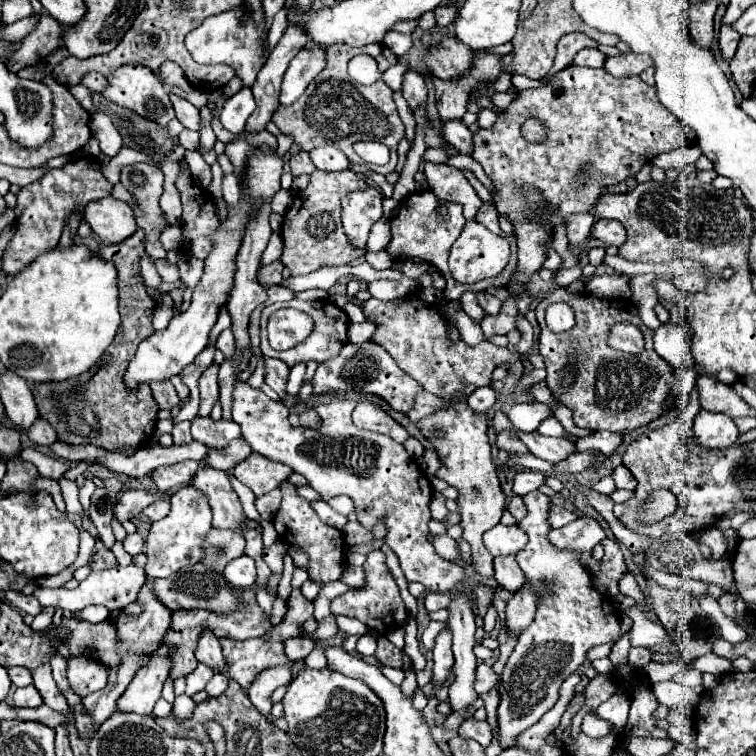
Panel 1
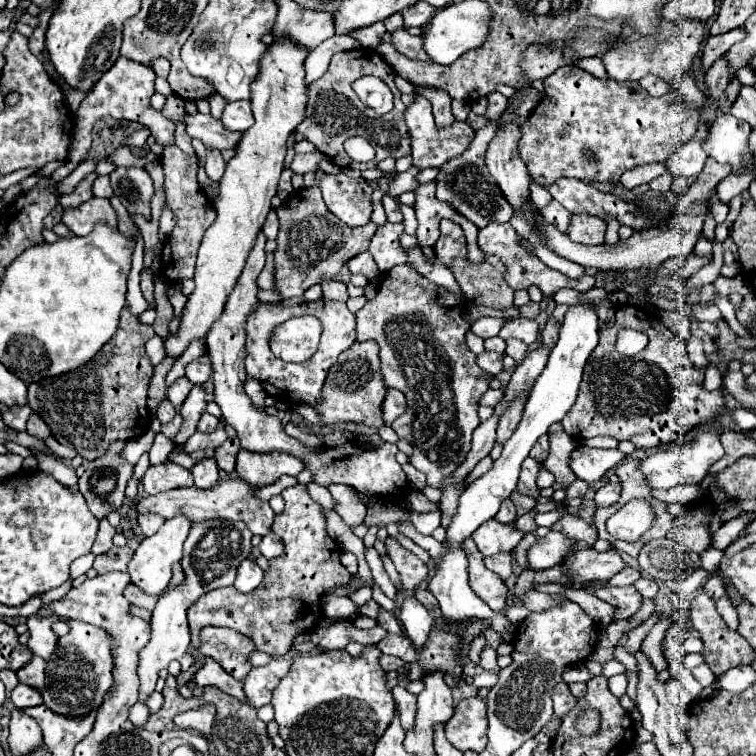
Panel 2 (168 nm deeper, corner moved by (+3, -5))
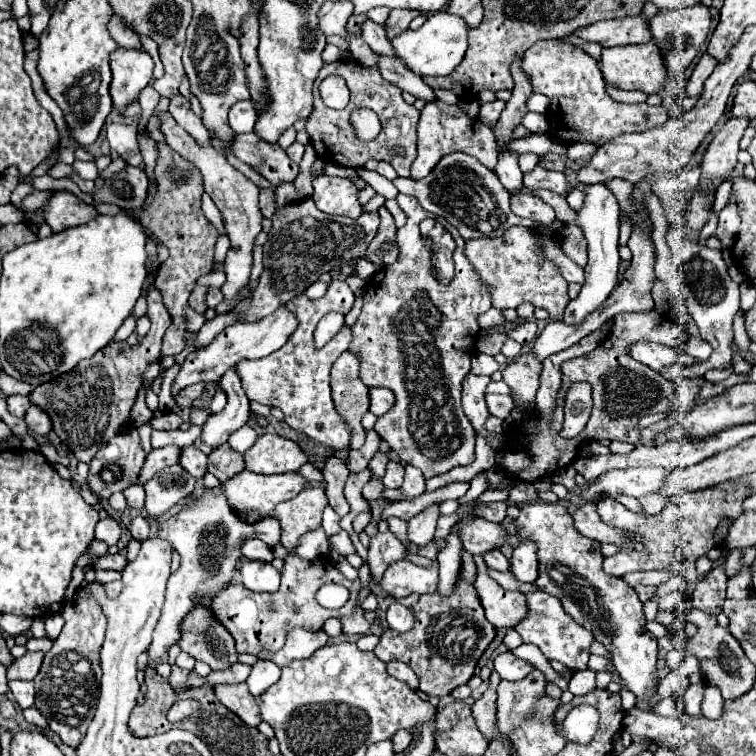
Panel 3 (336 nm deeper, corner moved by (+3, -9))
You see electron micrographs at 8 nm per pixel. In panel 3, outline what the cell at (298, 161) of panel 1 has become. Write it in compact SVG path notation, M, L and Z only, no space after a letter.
M262 189L258 201L260 201L260 207L262 207L262 215L264 215L266 219L270 219L272 213L276 211L276 205L274 205L274 191L266 191L266 189Z

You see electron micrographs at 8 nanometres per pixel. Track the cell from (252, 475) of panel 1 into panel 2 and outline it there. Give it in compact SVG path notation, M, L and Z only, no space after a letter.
M240 451L236 461L236 475L252 487L272 485L282 475L296 477L304 469L300 459L282 453L250 453Z

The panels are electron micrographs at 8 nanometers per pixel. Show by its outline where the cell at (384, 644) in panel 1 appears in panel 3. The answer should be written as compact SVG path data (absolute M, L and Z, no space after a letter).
M390 661L388 663L388 673L400 681L406 681L406 685L410 685L414 691L418 691L418 677L416 673L402 661Z

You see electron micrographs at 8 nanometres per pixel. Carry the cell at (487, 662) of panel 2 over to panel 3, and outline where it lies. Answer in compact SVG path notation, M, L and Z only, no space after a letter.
M492 671L486 693L482 695L482 699L478 699L472 705L472 715L478 725L478 731L482 731L484 739L488 739L488 741L494 741L496 737L500 737L500 731L496 727L496 687L498 687L498 683L500 683L500 677L496 671Z

